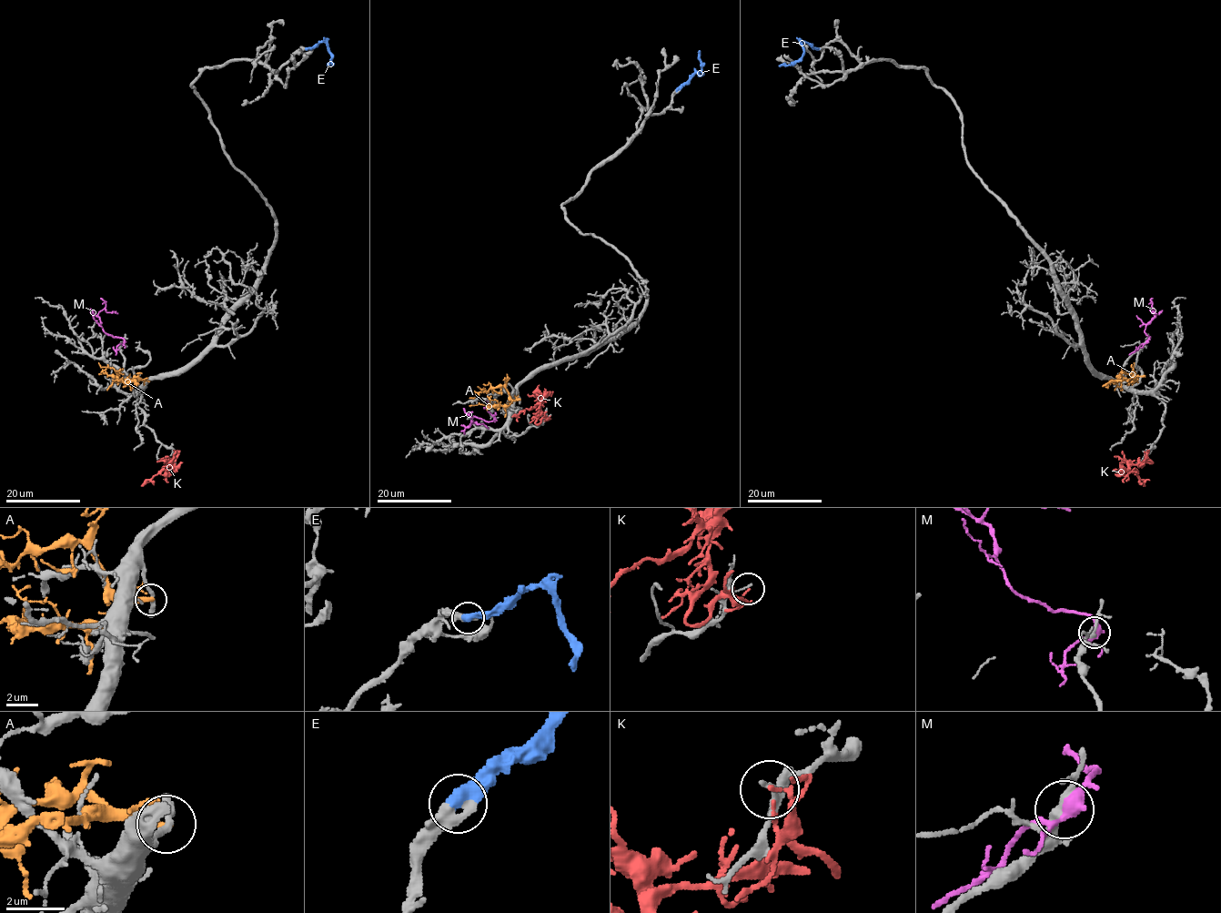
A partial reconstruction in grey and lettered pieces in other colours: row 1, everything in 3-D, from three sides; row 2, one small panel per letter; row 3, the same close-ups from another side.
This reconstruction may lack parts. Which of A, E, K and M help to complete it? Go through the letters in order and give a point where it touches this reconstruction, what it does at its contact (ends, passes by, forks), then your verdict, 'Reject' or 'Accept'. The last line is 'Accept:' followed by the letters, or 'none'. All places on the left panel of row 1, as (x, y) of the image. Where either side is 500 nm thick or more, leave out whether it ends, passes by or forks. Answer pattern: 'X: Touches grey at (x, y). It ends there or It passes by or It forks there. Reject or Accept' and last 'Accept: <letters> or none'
A: Touches grey at (148, 380). It passes by. Reject
E: Touches grey at (307, 48). Accept
K: Touches grey at (179, 451). It forks there. Reject
M: Touches grey at (123, 342). It forks there. Reject
Accept: E

